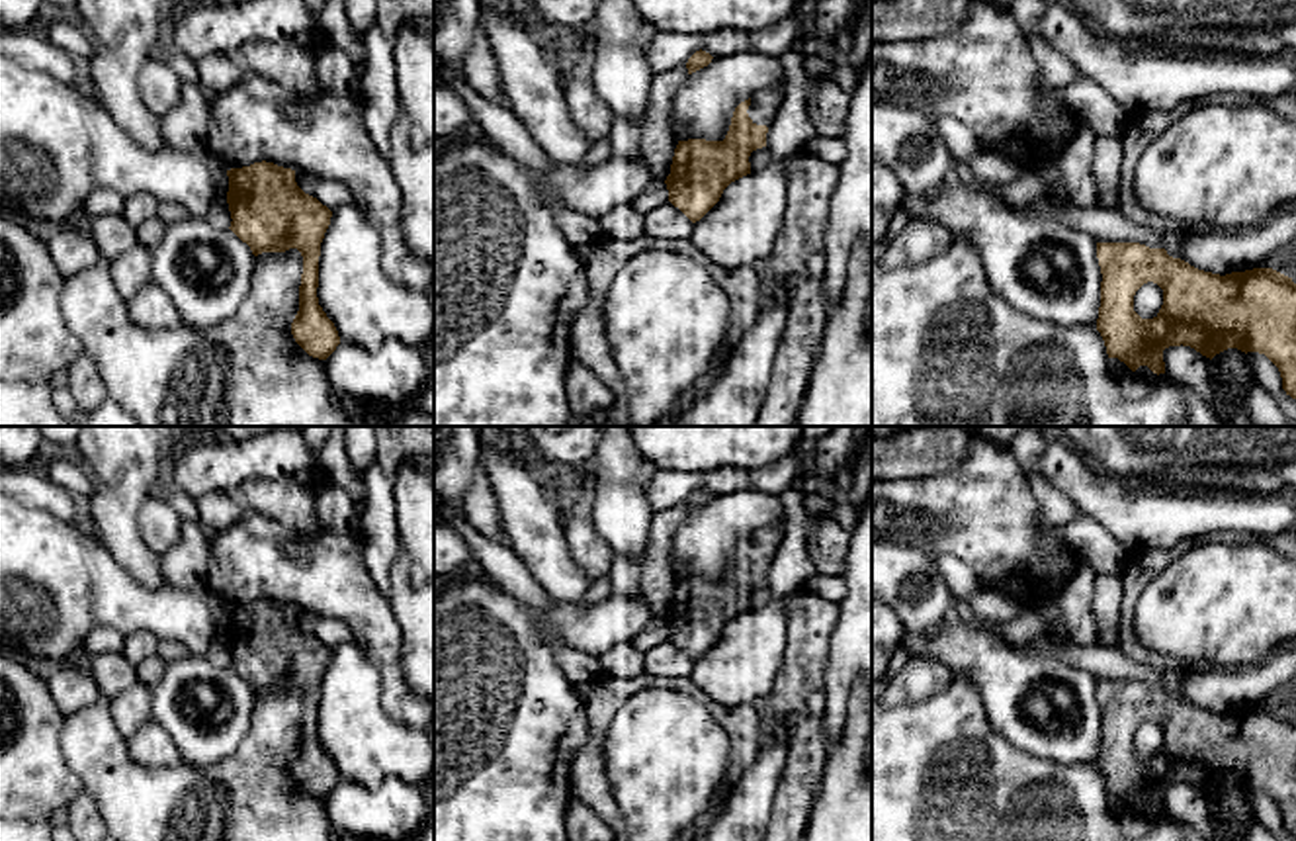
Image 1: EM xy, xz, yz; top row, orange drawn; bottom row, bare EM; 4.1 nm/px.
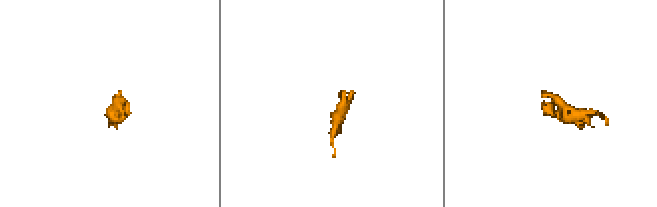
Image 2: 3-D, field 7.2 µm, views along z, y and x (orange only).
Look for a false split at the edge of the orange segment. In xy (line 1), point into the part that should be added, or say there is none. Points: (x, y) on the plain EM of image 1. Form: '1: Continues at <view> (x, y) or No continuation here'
1: No continuation here

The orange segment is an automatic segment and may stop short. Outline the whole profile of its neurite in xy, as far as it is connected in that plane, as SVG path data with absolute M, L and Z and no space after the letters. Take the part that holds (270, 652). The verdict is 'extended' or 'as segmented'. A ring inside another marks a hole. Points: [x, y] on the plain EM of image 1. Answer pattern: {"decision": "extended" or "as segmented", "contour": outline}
{"decision": "as segmented", "contour": "M262 598L231 606L227 614L229 667L252 692L289 686L301 690L299 749L291 773L309 794L326 798L340 782L338 769L317 735L321 681L332 649L297 624L291 606Z"}

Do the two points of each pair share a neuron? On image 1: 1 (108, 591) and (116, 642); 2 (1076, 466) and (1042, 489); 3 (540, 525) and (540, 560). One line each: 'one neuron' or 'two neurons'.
1: two neurons
2: two neurons
3: one neuron

